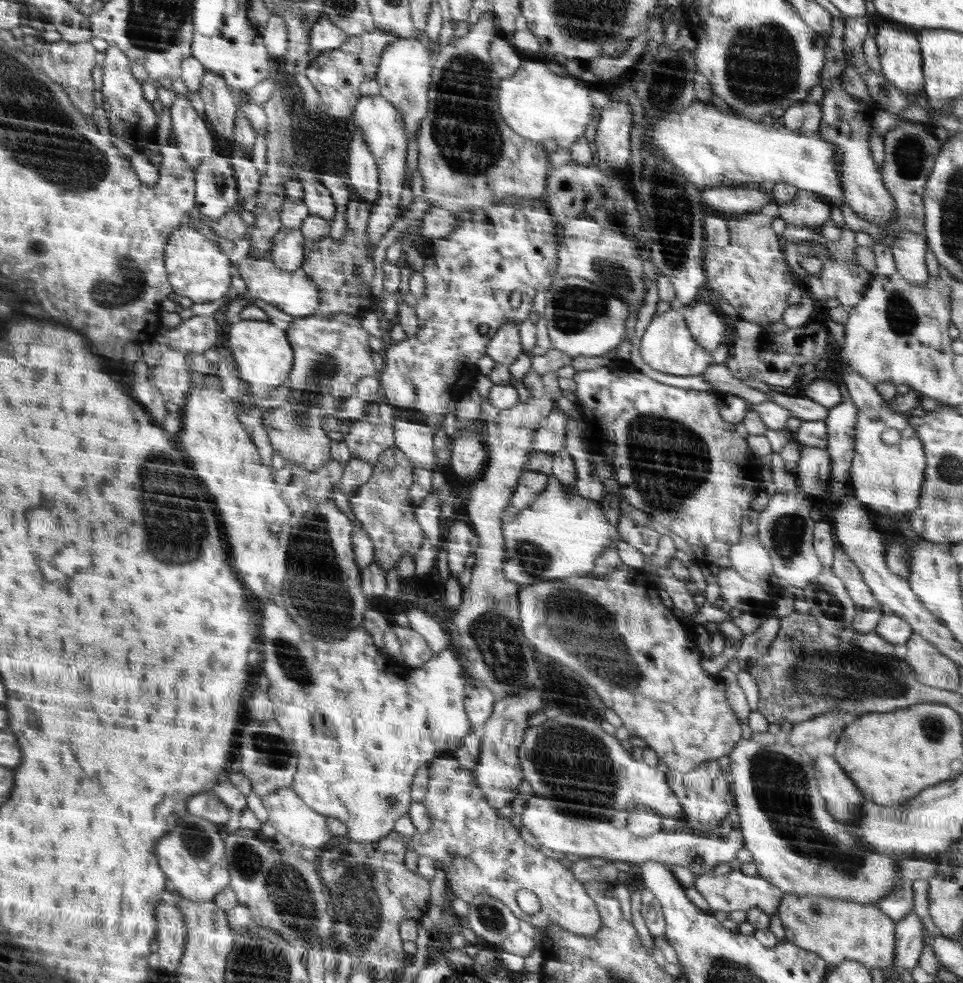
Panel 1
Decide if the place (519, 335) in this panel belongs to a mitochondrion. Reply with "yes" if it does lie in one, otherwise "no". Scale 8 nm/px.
no

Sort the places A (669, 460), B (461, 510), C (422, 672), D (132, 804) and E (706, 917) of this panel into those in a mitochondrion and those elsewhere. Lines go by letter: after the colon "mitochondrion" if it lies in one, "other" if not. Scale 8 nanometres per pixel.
A: mitochondrion
B: other
C: other
D: other
E: other

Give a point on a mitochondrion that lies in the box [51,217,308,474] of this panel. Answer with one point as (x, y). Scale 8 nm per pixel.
(128, 277)

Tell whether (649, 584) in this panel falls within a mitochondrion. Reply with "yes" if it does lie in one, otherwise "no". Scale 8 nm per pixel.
no

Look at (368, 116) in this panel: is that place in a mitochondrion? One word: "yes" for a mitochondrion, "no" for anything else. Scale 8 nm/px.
no

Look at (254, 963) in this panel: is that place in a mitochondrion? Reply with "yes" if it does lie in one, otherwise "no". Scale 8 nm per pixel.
yes

